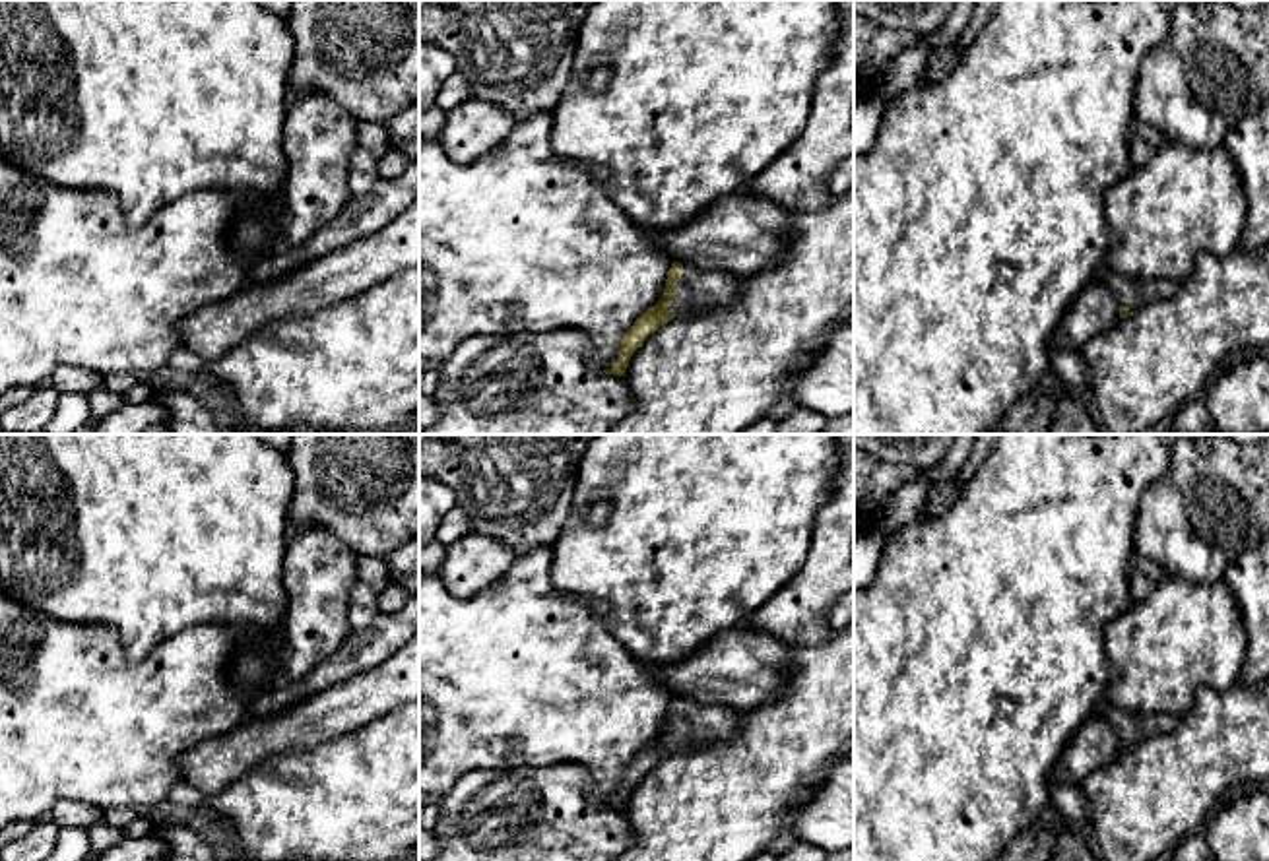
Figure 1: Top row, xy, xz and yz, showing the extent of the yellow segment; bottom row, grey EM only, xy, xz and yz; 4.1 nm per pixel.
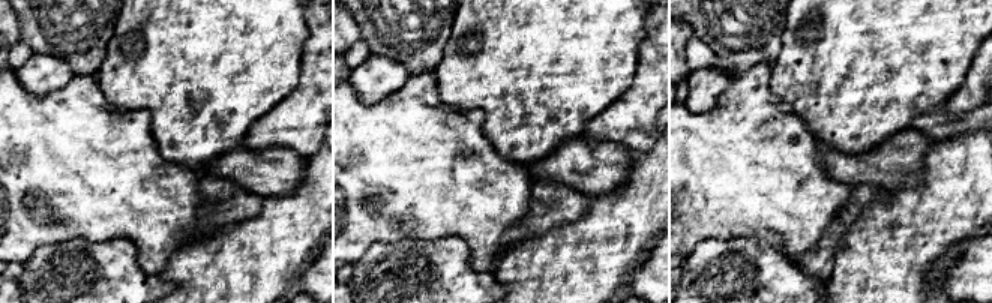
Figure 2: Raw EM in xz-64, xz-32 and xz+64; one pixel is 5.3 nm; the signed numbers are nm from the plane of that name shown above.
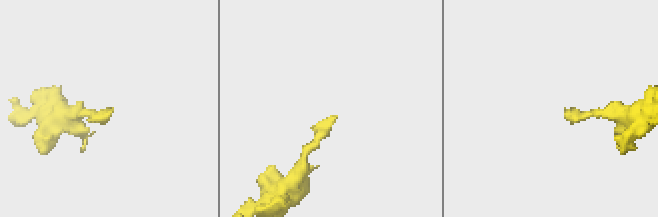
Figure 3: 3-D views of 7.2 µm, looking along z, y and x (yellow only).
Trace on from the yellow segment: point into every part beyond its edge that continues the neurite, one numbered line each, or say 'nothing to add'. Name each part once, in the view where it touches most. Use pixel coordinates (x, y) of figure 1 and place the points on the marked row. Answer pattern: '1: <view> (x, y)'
1: xz (699, 287)

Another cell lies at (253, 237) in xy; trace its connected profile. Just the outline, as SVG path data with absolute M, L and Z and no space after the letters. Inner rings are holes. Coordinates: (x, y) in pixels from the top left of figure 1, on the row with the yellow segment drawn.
M246 209L239 211L237 223L229 233L229 244L233 252L256 262L279 248L272 223Z

